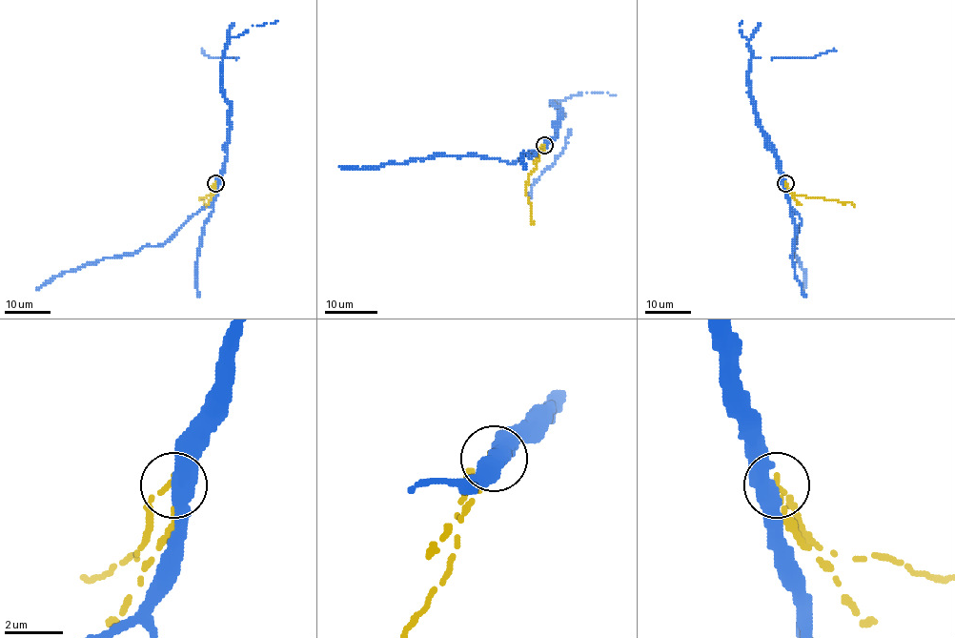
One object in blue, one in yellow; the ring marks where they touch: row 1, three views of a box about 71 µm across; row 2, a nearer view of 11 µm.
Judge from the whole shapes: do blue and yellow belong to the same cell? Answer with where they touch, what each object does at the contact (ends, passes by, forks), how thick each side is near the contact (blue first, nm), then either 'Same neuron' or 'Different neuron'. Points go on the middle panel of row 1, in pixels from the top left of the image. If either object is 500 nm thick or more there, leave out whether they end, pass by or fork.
Place: (544, 145). At the ring blue passes by. At the ring yellow ends. Thickness 440 nm (blue) against 200 nm. Different neuron

